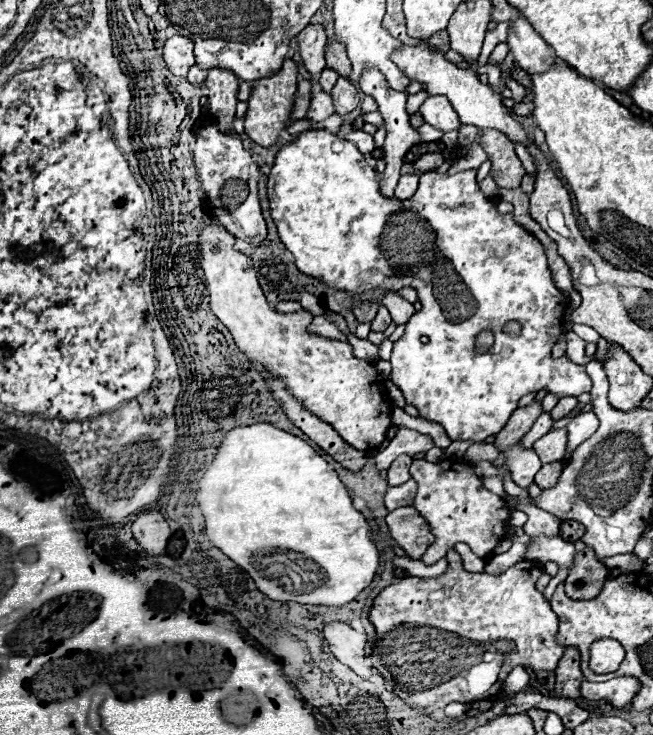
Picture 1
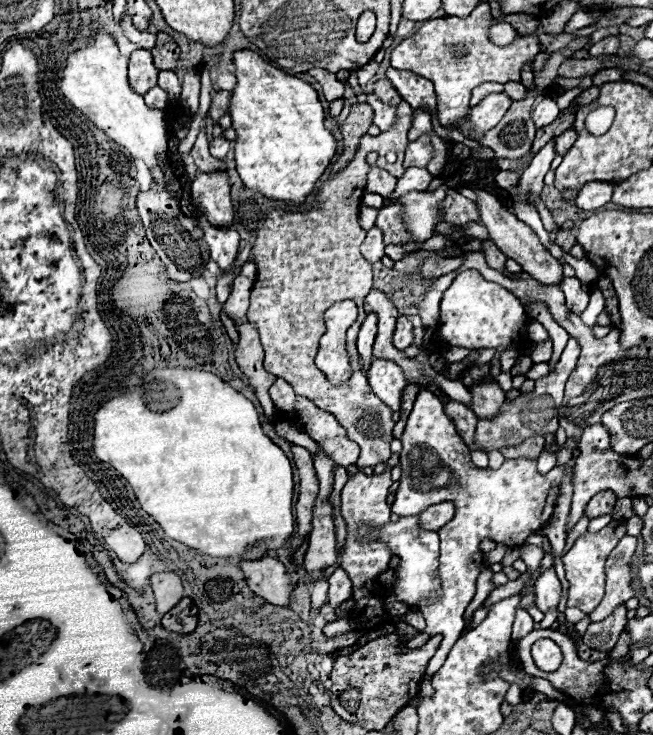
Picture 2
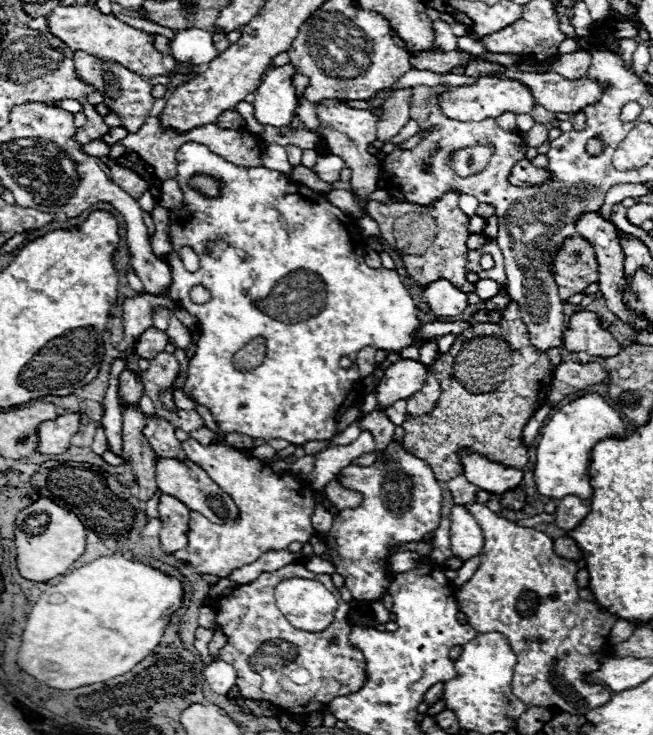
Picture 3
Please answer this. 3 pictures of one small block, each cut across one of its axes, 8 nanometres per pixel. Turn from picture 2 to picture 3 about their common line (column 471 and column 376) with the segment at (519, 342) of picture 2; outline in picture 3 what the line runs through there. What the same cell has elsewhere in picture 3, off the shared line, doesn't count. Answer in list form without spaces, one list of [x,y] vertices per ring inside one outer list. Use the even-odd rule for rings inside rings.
[[[186,142],[184,146],[180,146],[180,150],[176,152],[176,166],[178,166],[178,176],[176,182],[180,184],[182,190],[182,208],[172,208],[168,210],[168,218],[170,218],[170,244],[174,248],[182,248],[188,246],[192,248],[198,258],[200,258],[200,268],[196,272],[186,272],[182,266],[182,260],[178,258],[178,254],[170,252],[166,256],[170,268],[172,268],[172,300],[182,306],[184,310],[188,310],[190,314],[198,316],[198,340],[196,340],[196,352],[194,356],[188,360],[188,376],[184,382],[182,392],[196,404],[206,406],[212,412],[214,422],[218,424],[220,432],[238,432],[238,434],[246,434],[252,438],[264,438],[264,440],[272,440],[272,438],[282,438],[288,440],[296,446],[310,442],[310,440],[330,440],[336,434],[336,424],[340,420],[340,416],[344,414],[346,408],[352,406],[354,396],[356,396],[356,388],[360,384],[360,372],[356,366],[344,370],[340,368],[338,360],[342,356],[348,356],[352,360],[356,360],[356,354],[364,348],[364,346],[372,346],[372,348],[380,348],[380,350],[400,350],[406,346],[412,346],[412,332],[420,328],[420,322],[416,318],[416,306],[412,296],[408,294],[406,286],[402,284],[400,276],[396,274],[396,270],[372,270],[364,264],[364,250],[352,240],[350,232],[346,230],[346,224],[342,224],[340,220],[340,210],[336,206],[332,206],[326,196],[322,192],[314,191],[307,186],[303,186],[297,182],[288,182],[284,172],[276,172],[260,166],[260,168],[244,168],[244,166],[234,166],[232,162],[226,162],[224,158],[212,154],[206,146],[196,144],[196,142]],[[194,172],[206,172],[218,180],[222,180],[224,190],[222,196],[216,200],[206,200],[204,196],[198,196],[194,190],[188,188],[186,180],[194,174]],[[192,286],[206,286],[212,292],[212,300],[206,304],[194,304],[190,300],[190,290]],[[262,336],[266,340],[266,360],[252,372],[238,372],[232,366],[232,356],[234,352],[238,352],[240,348],[244,348],[250,340]]]

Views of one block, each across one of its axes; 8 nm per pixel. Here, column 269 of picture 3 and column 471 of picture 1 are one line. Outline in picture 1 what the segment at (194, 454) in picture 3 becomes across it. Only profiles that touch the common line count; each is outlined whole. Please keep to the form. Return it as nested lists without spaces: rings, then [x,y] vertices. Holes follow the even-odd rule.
[[[450,458],[436,464],[428,460],[414,460],[410,474],[418,482],[414,508],[428,520],[432,534],[436,536],[422,556],[422,562],[428,566],[438,562],[458,542],[468,544],[478,558],[490,556],[506,534],[506,518],[510,518],[510,510],[500,496],[490,494],[490,490],[482,486],[482,478],[474,474],[472,466]]]

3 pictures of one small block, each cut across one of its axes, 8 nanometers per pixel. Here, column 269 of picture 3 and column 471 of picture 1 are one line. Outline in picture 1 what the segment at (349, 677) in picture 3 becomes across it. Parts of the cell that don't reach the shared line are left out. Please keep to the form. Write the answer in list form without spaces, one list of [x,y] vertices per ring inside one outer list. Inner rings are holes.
[[[450,550],[446,558],[448,570],[444,576],[426,578],[424,584],[422,578],[416,576],[402,578],[384,588],[370,608],[370,622],[378,632],[370,656],[374,668],[396,684],[396,694],[402,700],[414,708],[424,708],[428,714],[450,702],[466,704],[498,694],[504,678],[516,666],[530,668],[532,672],[554,672],[564,654],[564,646],[556,644],[558,616],[552,612],[548,600],[536,590],[536,580],[542,576],[542,566],[538,562],[532,562],[530,566],[530,560],[524,560],[498,576],[490,576],[486,572],[466,572],[456,550]]]

